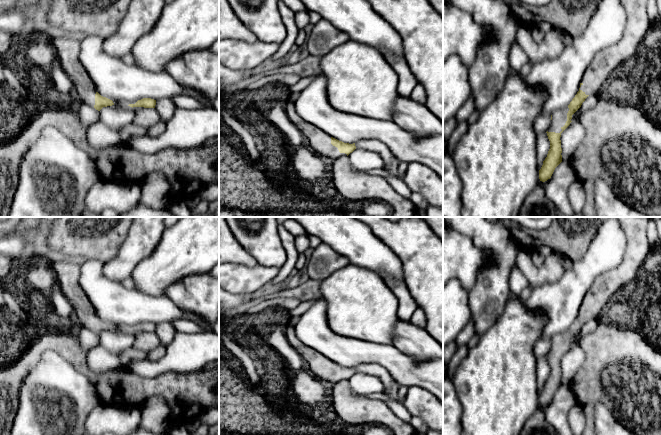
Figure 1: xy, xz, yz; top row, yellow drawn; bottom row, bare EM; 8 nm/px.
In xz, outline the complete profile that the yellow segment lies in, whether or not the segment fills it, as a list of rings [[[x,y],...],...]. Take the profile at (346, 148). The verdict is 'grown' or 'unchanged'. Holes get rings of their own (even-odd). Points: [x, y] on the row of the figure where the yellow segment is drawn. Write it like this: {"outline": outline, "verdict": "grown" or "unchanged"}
{"outline": [[[285,100],[283,105],[289,119],[306,138],[306,145],[329,163],[339,157],[348,156],[356,149],[355,143],[339,141],[303,120],[296,112],[294,102]]], "verdict": "grown"}

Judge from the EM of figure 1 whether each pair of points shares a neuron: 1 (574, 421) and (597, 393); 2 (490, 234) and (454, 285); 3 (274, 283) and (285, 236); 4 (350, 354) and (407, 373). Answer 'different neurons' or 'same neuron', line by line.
1: different neurons
2: different neurons
3: same neuron
4: same neuron

